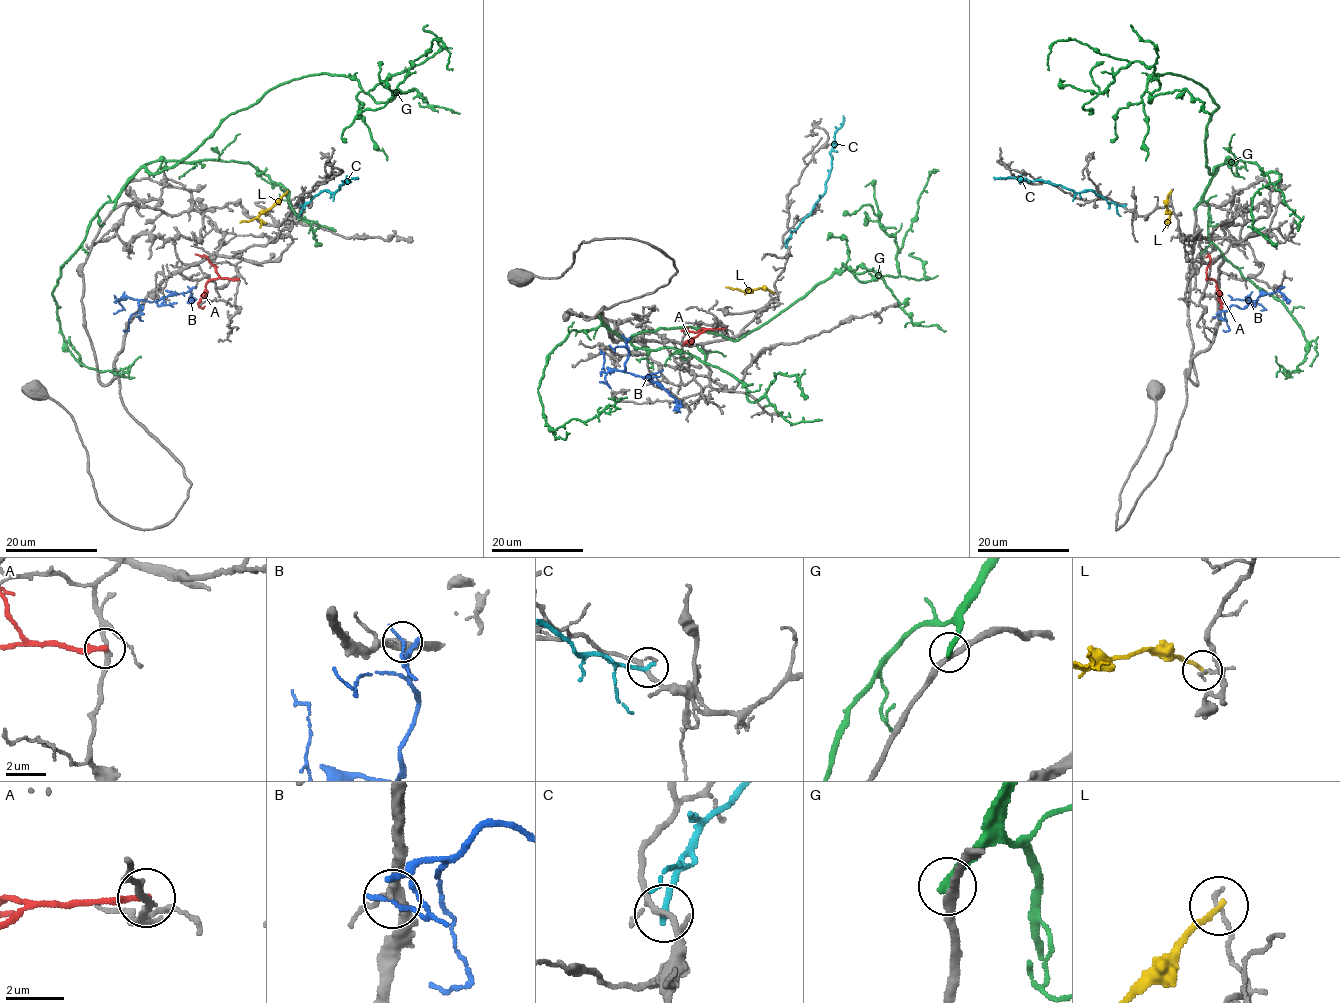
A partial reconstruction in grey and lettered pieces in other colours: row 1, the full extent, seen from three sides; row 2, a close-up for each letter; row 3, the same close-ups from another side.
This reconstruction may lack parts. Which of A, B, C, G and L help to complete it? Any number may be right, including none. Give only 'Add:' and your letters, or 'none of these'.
Add: none of these

